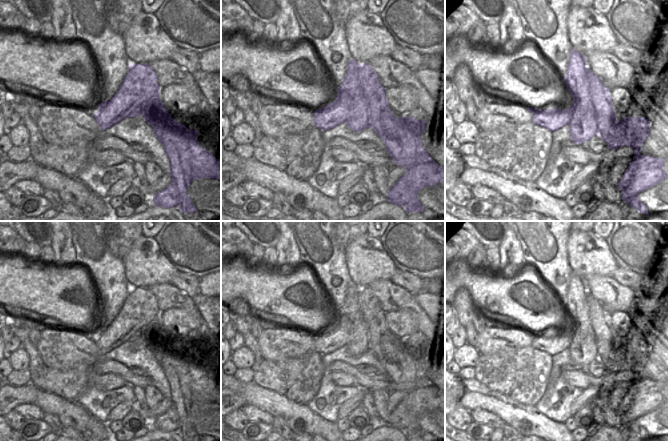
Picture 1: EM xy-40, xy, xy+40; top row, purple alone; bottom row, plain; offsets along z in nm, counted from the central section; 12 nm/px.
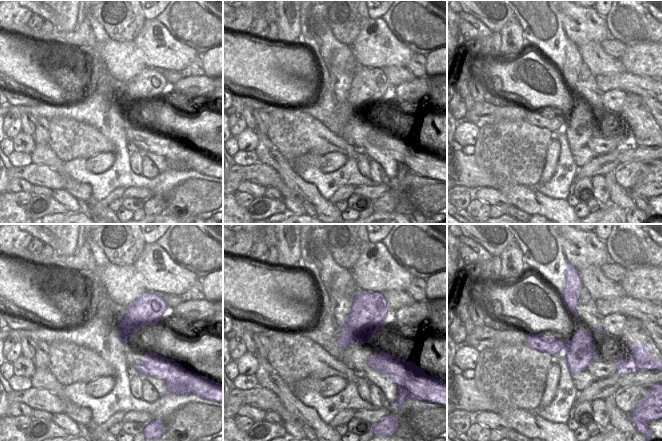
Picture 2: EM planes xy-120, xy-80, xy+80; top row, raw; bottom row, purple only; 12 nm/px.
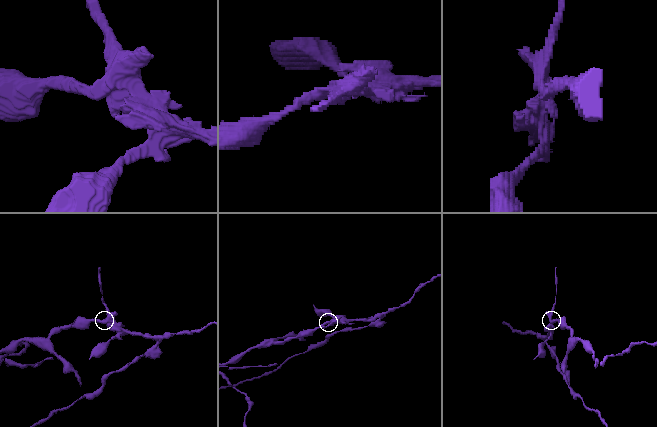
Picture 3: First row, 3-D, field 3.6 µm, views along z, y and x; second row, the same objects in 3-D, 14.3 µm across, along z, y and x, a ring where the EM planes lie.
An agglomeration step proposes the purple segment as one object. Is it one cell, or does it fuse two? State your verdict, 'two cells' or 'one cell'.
two cells

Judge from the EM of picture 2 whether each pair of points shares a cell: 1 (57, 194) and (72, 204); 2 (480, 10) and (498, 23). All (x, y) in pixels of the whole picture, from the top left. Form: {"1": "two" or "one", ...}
{"1": "one", "2": "one"}

